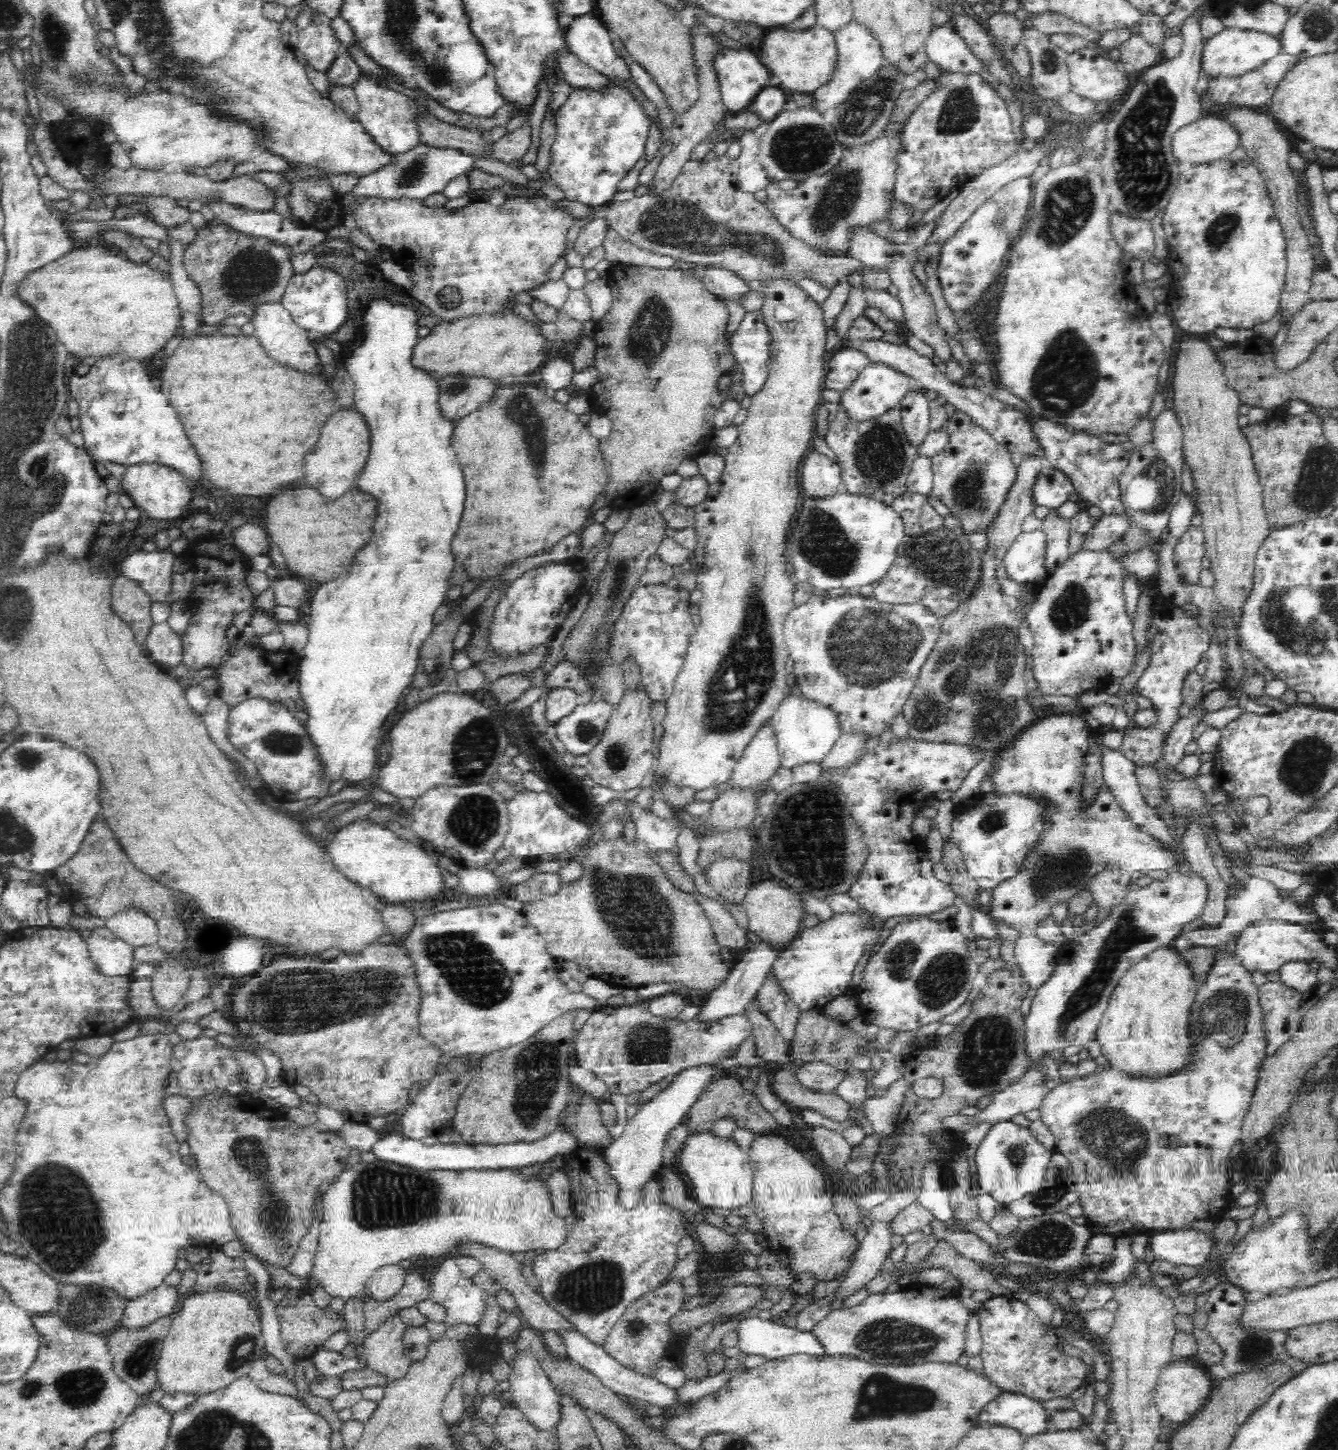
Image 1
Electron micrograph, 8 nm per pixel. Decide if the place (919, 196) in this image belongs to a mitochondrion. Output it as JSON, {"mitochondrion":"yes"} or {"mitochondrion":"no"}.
{"mitochondrion":"no"}

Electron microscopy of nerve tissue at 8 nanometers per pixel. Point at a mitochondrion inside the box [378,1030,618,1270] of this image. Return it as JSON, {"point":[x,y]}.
{"point":[538,1067]}

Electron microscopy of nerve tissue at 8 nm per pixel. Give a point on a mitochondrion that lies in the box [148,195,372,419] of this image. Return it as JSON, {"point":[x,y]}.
{"point":[253,272]}

